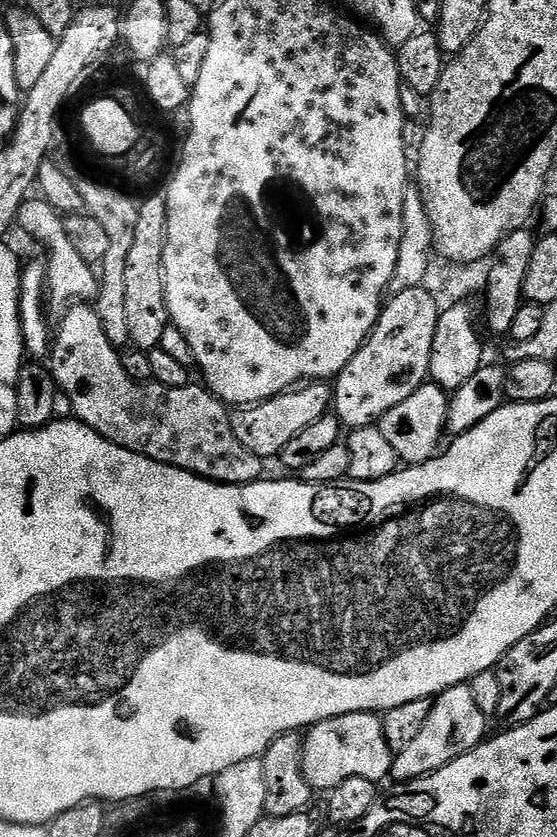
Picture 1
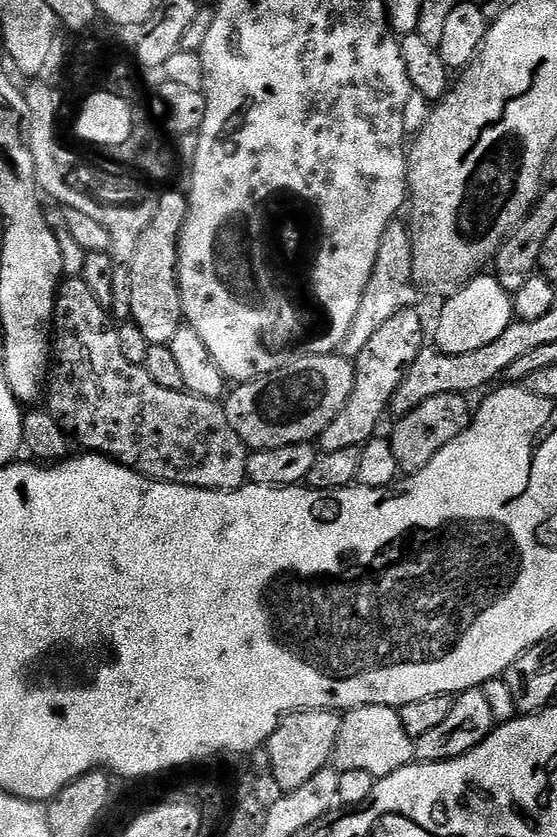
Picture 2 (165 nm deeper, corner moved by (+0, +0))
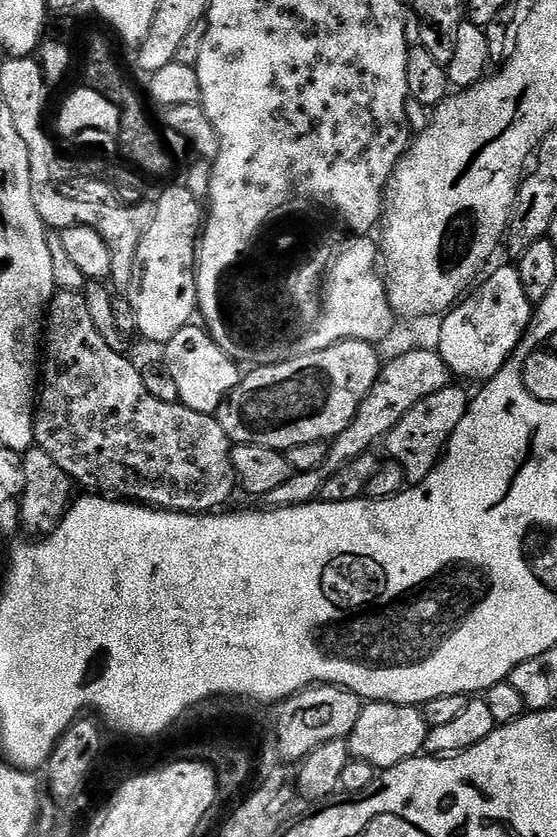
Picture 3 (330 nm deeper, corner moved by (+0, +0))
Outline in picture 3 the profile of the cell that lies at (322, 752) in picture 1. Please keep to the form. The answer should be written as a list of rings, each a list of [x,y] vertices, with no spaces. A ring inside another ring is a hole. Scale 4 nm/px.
[[[368,702],[361,707],[358,722],[354,722],[354,730],[346,737],[348,754],[351,759],[366,762],[371,768],[387,770],[398,766],[403,760],[421,755],[428,743],[429,731],[419,707]]]

